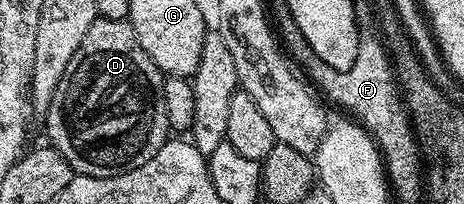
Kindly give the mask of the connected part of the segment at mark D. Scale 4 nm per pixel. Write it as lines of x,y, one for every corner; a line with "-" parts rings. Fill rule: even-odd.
96,17
85,33
85,41
73,53
61,81
57,81
51,104
47,107
47,135
50,146
69,161
75,175
113,177
129,173
149,161
165,145
172,130
163,96
165,76
153,65
149,53
141,49
137,33
133,33
127,19

